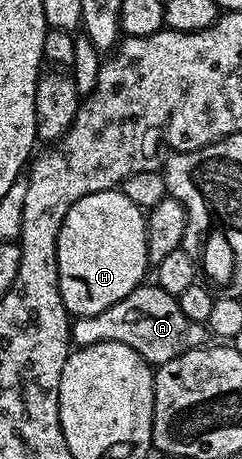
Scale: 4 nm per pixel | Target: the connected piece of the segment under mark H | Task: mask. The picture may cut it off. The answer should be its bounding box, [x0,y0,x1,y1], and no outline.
[57,190,151,317]

